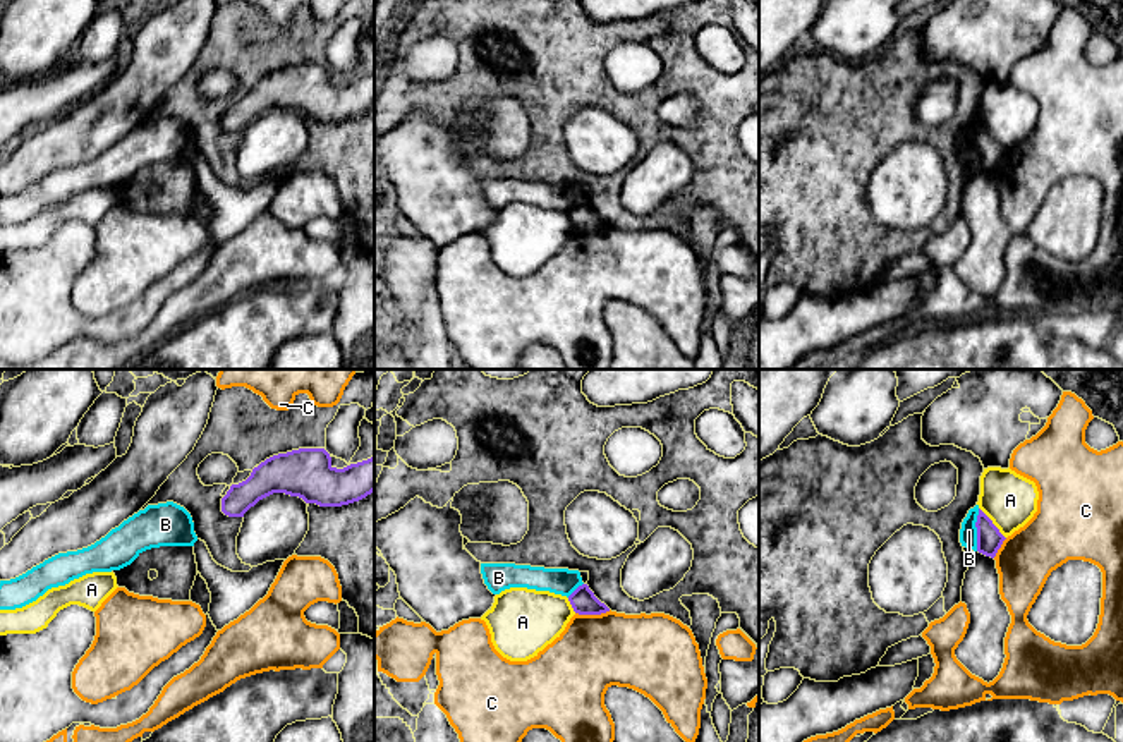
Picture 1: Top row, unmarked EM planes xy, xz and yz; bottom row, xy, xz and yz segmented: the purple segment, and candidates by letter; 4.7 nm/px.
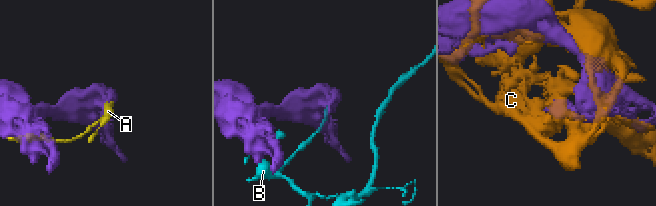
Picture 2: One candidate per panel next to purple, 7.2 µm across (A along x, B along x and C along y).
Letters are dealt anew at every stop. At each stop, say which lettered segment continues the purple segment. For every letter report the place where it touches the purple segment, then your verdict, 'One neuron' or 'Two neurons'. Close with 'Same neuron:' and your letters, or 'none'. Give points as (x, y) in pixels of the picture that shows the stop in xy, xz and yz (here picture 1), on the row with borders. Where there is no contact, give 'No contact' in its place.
A: Touches purple at yz (991, 523). Two neurons
B: Touches purple at yz (977, 529). Two neurons
C: Touches purple at xz (593, 614). Two neurons
Same neuron: none

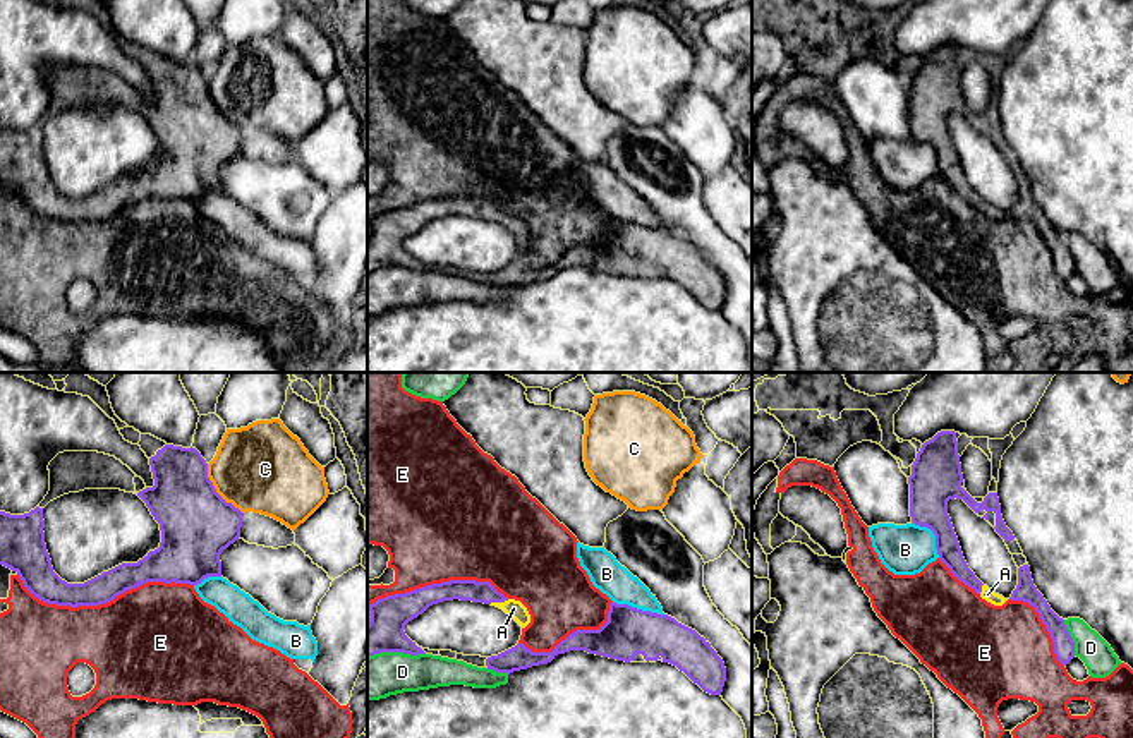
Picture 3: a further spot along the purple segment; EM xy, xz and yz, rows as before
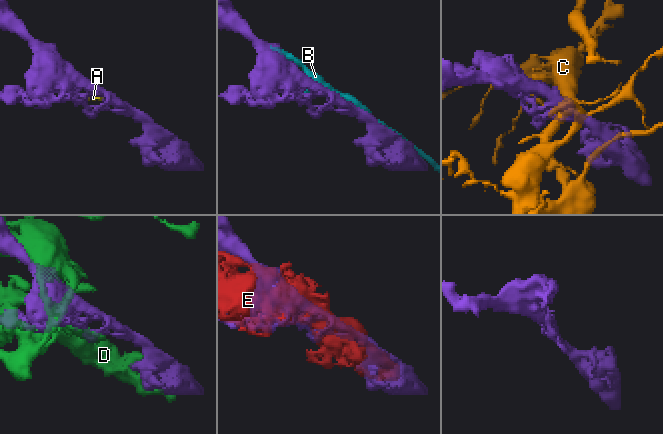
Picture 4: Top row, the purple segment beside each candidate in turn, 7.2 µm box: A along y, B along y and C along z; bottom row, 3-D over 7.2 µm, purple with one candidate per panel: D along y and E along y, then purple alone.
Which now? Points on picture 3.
A: Touches purple at xz (498, 601). One neuron
B: Touches purple at xz (639, 610). Two neurons
C: Touches purple at xy (215, 491). Two neurons
D: Touches purple at xz (395, 651). Two neurons
E: Touches purple at xy (103, 603). Two neurons
Same neuron: A

